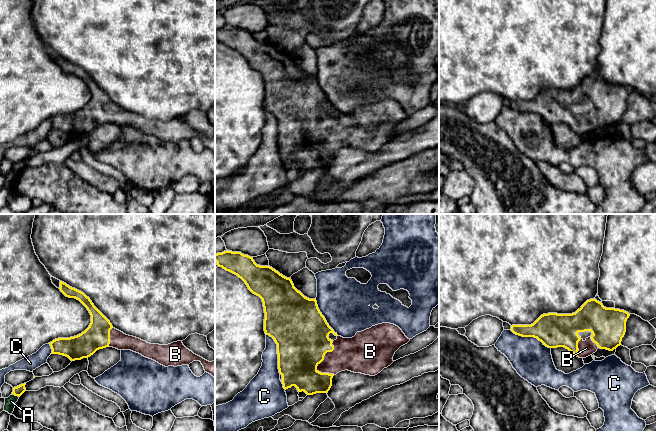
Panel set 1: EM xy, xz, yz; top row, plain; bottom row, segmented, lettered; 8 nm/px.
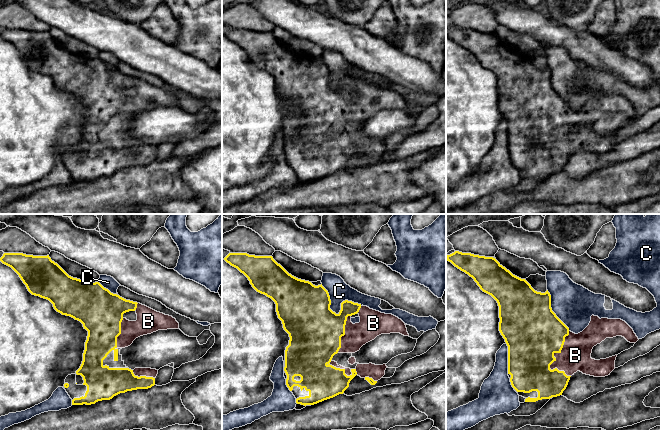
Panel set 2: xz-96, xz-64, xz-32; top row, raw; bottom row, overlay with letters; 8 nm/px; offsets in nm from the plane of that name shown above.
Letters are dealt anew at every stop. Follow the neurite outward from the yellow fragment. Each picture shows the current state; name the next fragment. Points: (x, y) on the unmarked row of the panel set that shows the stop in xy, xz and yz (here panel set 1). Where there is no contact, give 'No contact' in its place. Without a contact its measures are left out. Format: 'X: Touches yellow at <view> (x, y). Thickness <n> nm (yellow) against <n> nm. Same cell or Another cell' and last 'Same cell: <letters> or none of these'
A: Touches yellow at xy (15, 171). Thickness 80 nm (yellow) against 90 nm. Another cell
B: Touches yellow at xz (324, 131). Thickness 440 nm (yellow) against 280 nm. Same cell
C: Touches yellow at xz (277, 129). Thickness 440 nm (yellow) against 220 nm. Another cell
Same cell: B

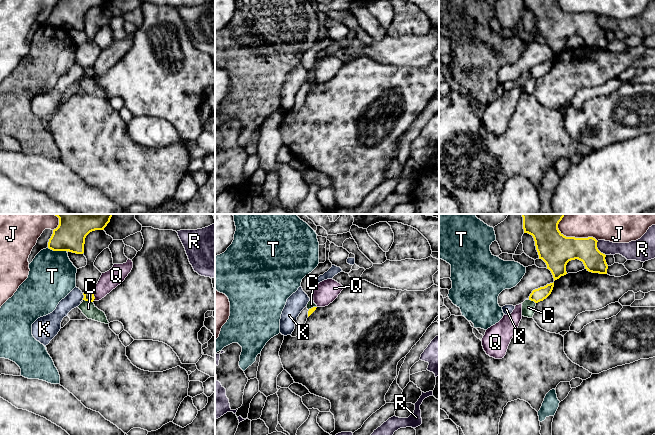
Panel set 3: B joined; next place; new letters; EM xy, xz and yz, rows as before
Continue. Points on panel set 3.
C: Touches yellow at xy (88, 76). Thickness 80 nm (yellow) against 110 nm. Another cell
J: Touches yellow at yz (574, 13). Thickness 280 nm (yellow) against 130 nm. Another cell
K: Touches yellow at xy (84, 72). Thickness 80 nm (yellow) against 120 nm. Another cell
Q: Touches yellow at xy (93, 71). Thickness 80 nm (yellow) against 150 nm. Another cell
R: Touches yellow at yz (597, 25). Thickness 190 nm (yellow) against 130 nm. Another cell
T: Touches yellow at xy (57, 26). Thickness 220 nm (yellow) against 380 nm. Another cell
Same cell: none of these

